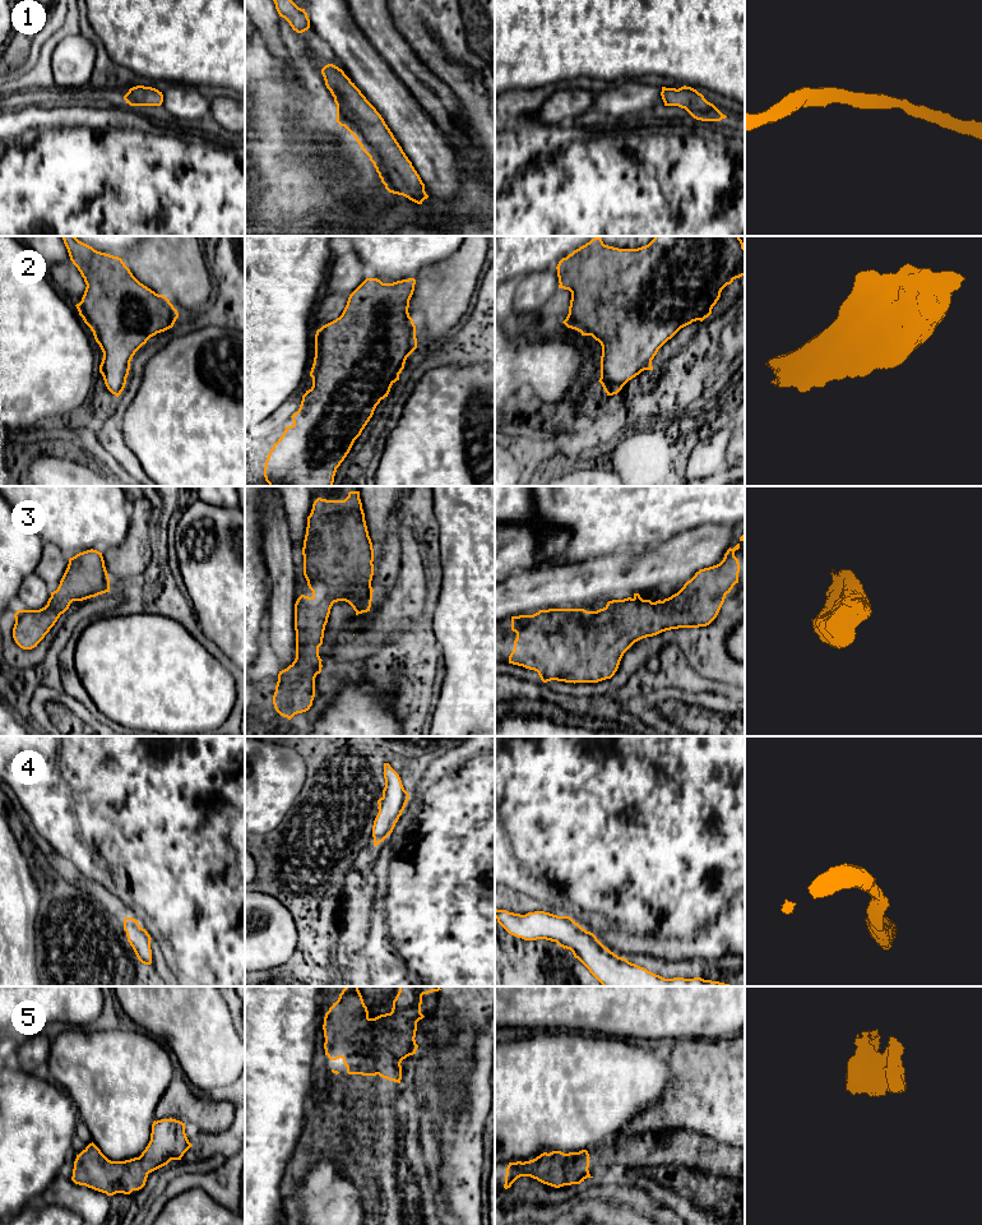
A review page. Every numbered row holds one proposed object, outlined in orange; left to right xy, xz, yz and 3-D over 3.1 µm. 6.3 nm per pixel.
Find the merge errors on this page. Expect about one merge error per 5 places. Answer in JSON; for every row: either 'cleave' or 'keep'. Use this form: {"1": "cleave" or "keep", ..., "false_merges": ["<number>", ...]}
{"1": "keep", "2": "keep", "3": "keep", "4": "keep", "5": "keep", "false_merges": []}

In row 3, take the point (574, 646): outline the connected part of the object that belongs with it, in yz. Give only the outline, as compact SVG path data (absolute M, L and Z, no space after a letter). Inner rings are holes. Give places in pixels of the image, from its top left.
M737 544L728 549L723 560L713 567L700 569L675 595L663 601L643 600L639 593L624 600L608 601L603 609L587 611L584 609L548 609L533 615L511 616L511 630L517 633L514 651L509 656L509 664L523 666L538 672L543 683L557 680L565 683L598 683L611 679L619 669L624 653L638 641L657 635L662 632L678 628L699 628L709 625L718 615L726 595L738 583L740 563L735 551Z

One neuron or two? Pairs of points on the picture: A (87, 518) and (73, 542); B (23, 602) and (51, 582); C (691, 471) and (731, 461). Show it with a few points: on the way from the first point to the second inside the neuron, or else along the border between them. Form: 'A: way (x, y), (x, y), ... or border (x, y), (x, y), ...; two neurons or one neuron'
A: way (80, 525), (73, 532), (73, 536); one neuron
B: border (35, 572), (50, 592); two neurons
C: border (731, 433), (725, 466); two neurons

